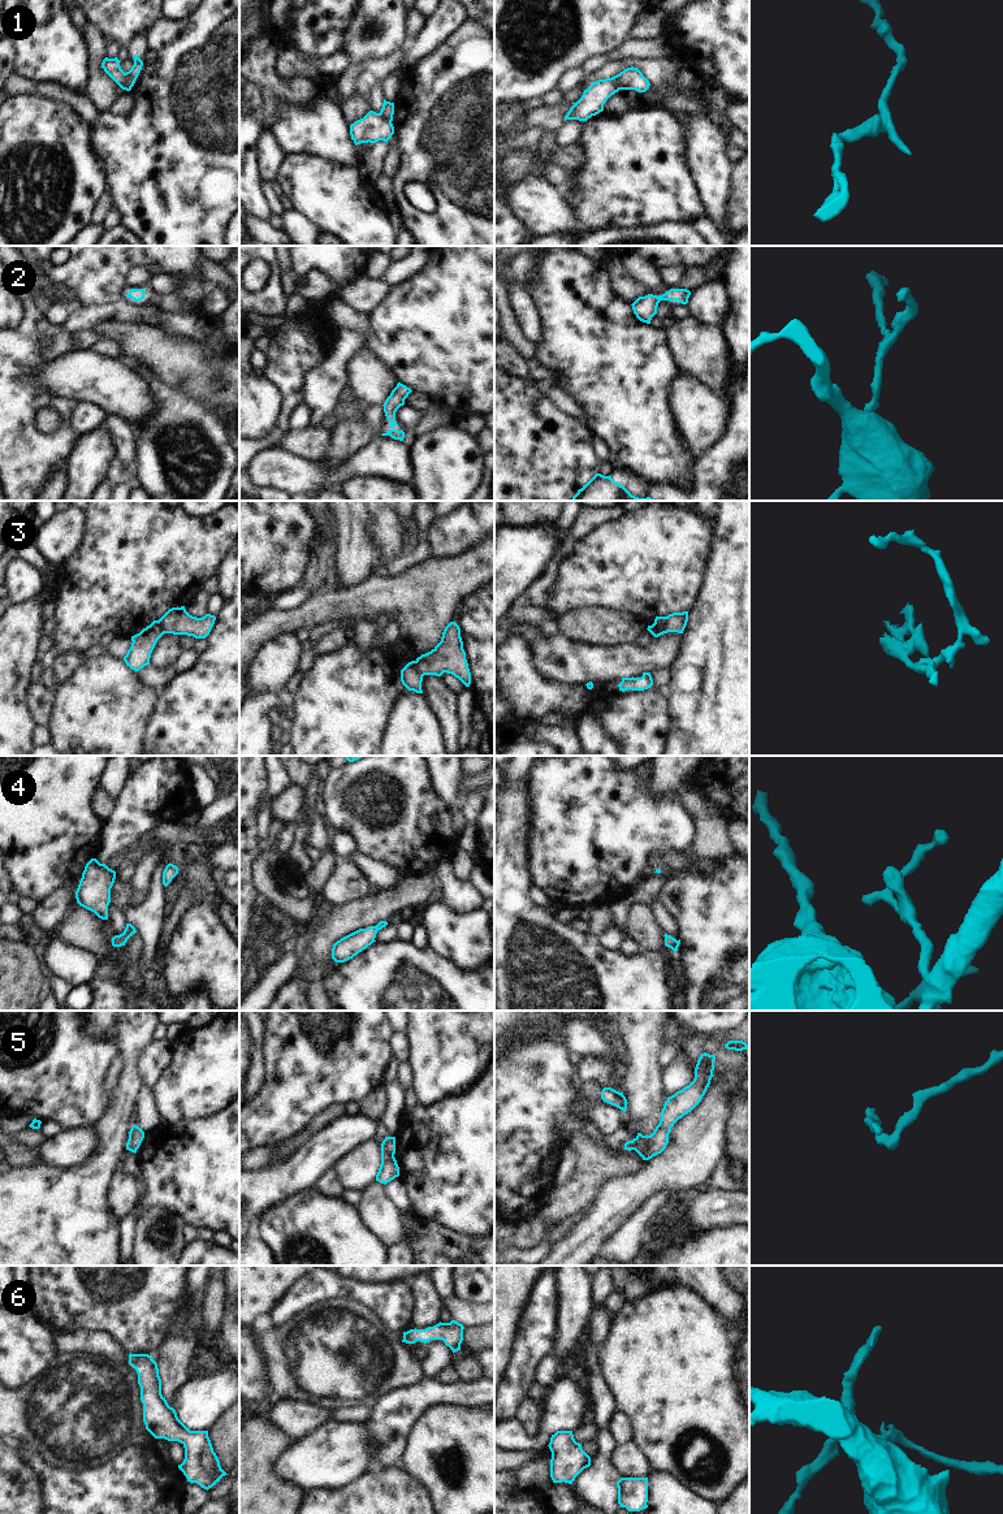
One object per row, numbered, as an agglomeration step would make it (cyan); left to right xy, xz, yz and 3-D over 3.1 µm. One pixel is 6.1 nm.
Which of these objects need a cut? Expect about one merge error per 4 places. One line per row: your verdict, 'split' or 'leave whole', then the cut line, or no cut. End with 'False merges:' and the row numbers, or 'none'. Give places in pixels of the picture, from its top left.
1: split | xy (126, 73), (122, 89)
2: leave whole | no cut
3: split | yz (666, 617), (658, 628), (652, 626)
4: leave whole | no cut
5: split | xz (381, 1149), (393, 1156)
6: leave whole | no cut
False merges: 1, 3, 5

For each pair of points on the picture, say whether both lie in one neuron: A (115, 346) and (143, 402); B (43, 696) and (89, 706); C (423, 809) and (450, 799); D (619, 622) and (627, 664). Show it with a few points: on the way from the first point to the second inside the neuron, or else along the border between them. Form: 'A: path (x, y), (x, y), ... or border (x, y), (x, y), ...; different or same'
A: border (91, 347), (107, 355), (124, 357); different
B: border (53, 688), (53, 705), (50, 719), (46, 723); different
C: border (428, 775), (432, 790), (450, 808); different
D: border (595, 643), (604, 645), (632, 644); different

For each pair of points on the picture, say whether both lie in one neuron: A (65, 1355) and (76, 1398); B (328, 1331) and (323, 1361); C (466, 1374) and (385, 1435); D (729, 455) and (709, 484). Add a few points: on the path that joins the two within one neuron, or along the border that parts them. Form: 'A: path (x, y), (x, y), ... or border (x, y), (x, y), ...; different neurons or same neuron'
A: path (68, 1366), (69, 1375), (76, 1381), (76, 1388); same neuron
B: path (328, 1339), (328, 1353); same neuron
C: border (480, 1378), (476, 1380), (459, 1380); different neurons
D: path (729, 462), (716, 478); same neuron

